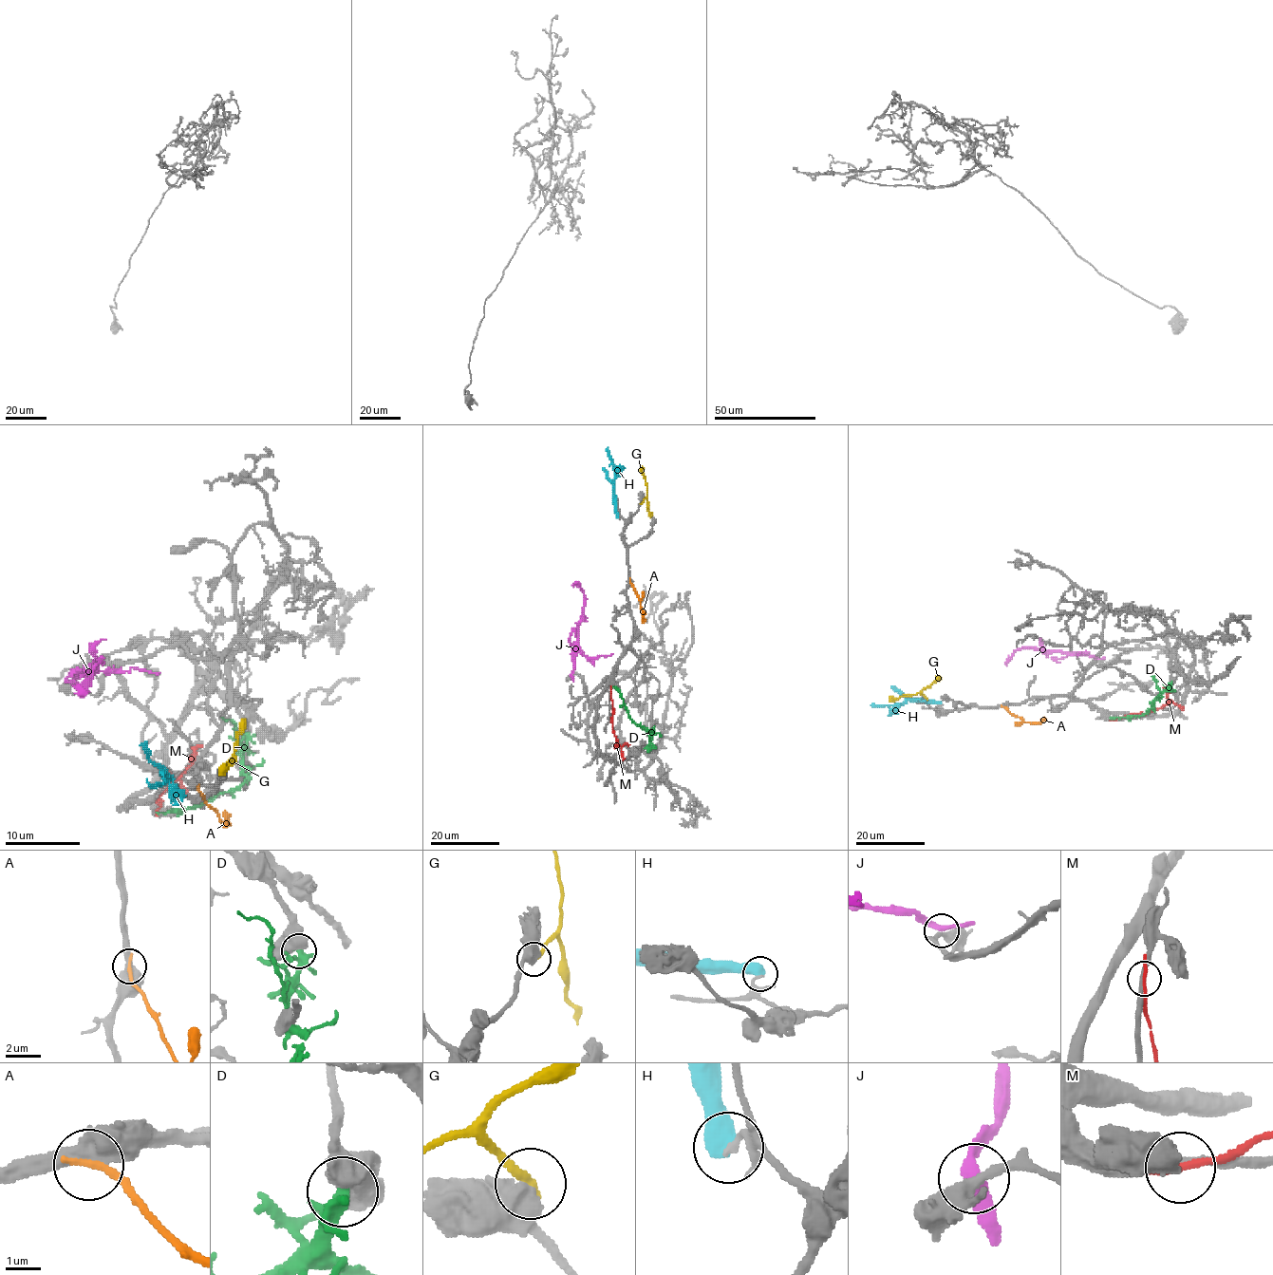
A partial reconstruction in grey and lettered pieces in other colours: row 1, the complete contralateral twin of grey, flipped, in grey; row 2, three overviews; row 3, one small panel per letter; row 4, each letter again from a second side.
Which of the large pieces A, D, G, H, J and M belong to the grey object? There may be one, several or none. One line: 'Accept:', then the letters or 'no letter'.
Accept: no letter

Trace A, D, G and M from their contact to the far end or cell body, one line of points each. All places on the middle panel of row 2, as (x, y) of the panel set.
A: (629, 580), (641, 601), (643, 622)
D: (652, 748), (651, 735), (653, 732), (639, 726), (631, 719), (621, 694), (610, 685)
G: (642, 502), (647, 489), (640, 465)
M: (610, 691), (612, 729), (616, 740), (623, 746), (632, 739)

